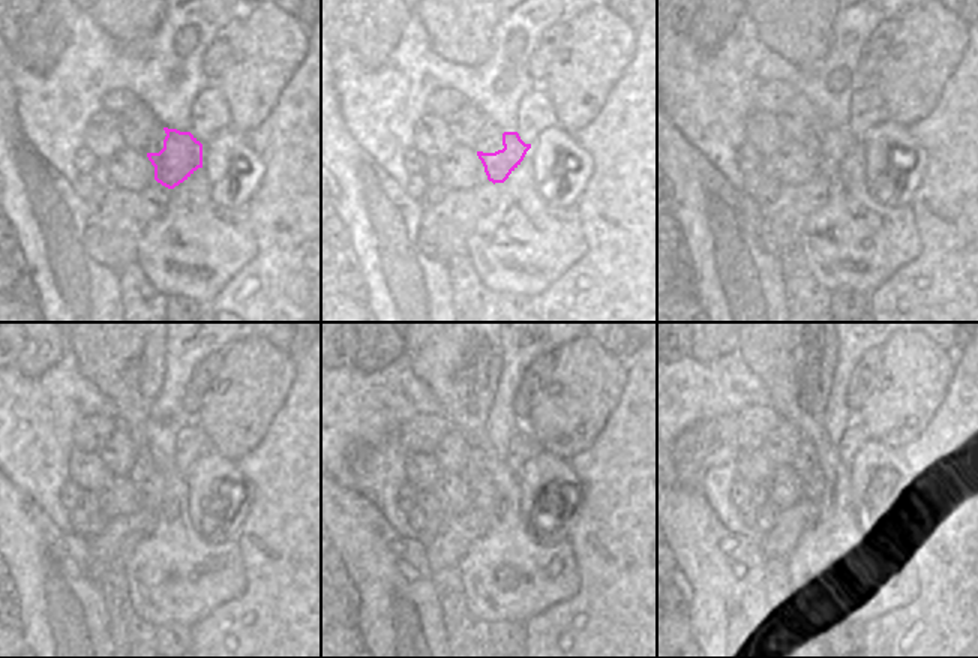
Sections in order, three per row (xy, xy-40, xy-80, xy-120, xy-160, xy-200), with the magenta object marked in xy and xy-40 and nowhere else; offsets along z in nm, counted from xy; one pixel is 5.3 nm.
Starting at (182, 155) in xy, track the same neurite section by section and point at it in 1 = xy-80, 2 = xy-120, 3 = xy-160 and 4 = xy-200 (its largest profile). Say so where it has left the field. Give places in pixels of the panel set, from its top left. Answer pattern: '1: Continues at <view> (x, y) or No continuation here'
1: Continues at xy-80 (827, 164)
2: Continues at xy-120 (150, 495)
3: Continues at xy-160 (480, 489)
4: Continues at xy-200 (812, 483).

